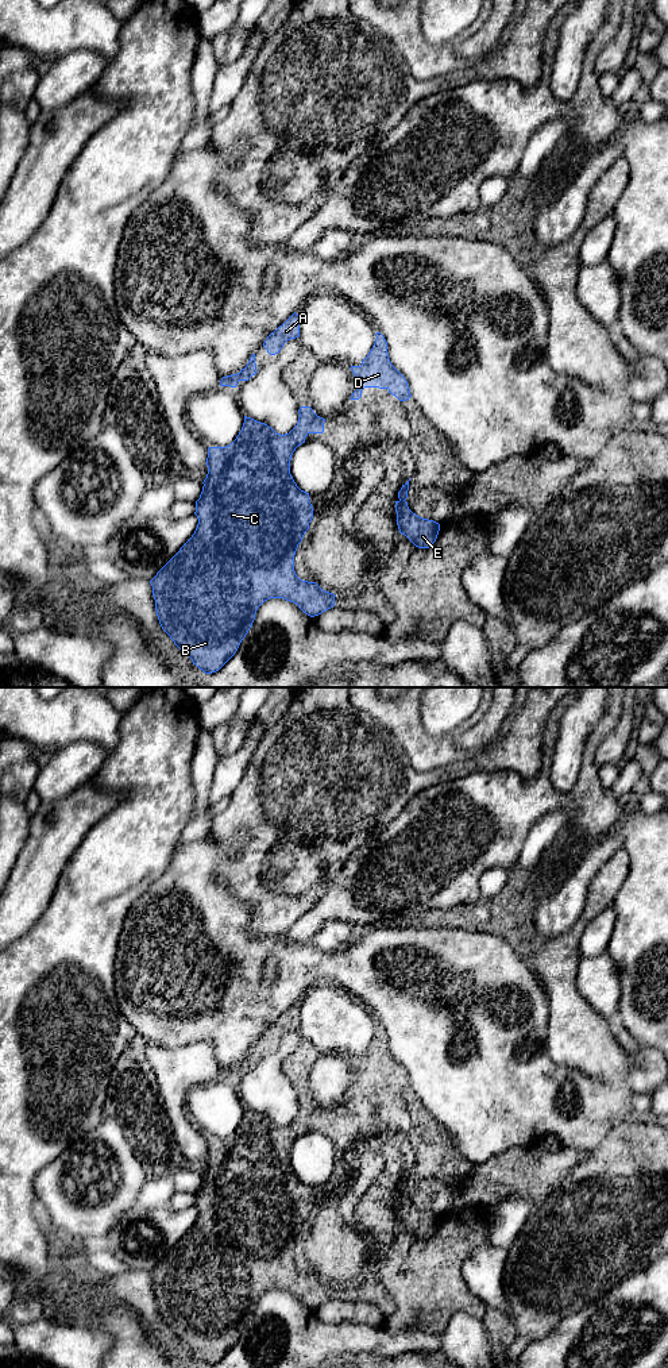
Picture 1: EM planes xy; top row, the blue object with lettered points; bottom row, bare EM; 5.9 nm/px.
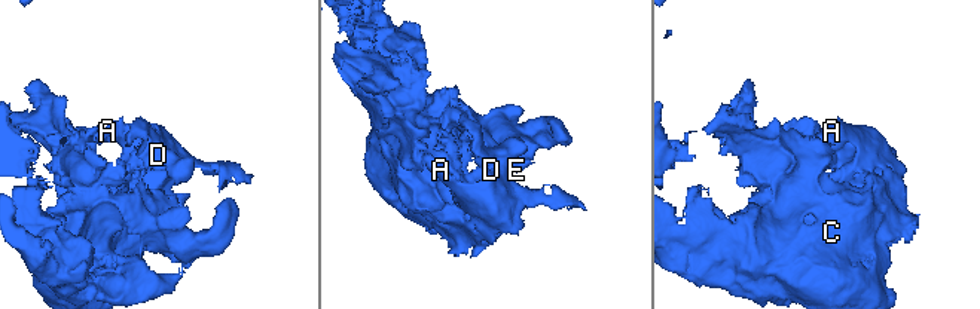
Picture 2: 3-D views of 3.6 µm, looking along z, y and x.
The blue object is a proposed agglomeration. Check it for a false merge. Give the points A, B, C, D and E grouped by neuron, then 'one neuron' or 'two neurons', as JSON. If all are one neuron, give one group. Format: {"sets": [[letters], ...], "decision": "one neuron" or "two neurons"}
{"sets": [["A", "B", "C", "D", "E"]], "decision": "one neuron"}

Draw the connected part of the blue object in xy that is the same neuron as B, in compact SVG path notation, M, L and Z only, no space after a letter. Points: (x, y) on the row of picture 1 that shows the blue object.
M310 406L298 409L297 425L285 435L277 433L265 423L244 416L242 431L225 447L208 448L208 474L196 501L198 519L192 537L150 581L155 610L162 629L205 674L219 671L238 651L248 633L258 608L270 598L294 602L310 617L335 606L335 594L323 590L316 582L302 581L294 571L294 555L313 519L309 493L301 490L290 474L291 455L305 443L309 433L323 433L325 419Z

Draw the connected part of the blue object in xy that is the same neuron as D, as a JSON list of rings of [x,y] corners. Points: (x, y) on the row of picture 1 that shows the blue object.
[[[377,332],[375,336],[375,343],[362,365],[351,366],[356,379],[356,390],[352,393],[351,400],[359,400],[364,388],[387,389],[399,401],[409,400],[412,394],[408,381],[391,365],[385,336],[381,332]]]

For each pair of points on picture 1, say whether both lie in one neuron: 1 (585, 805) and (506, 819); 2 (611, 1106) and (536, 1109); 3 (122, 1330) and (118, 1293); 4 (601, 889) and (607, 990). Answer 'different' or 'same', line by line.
1: same
2: same
3: different
4: different

